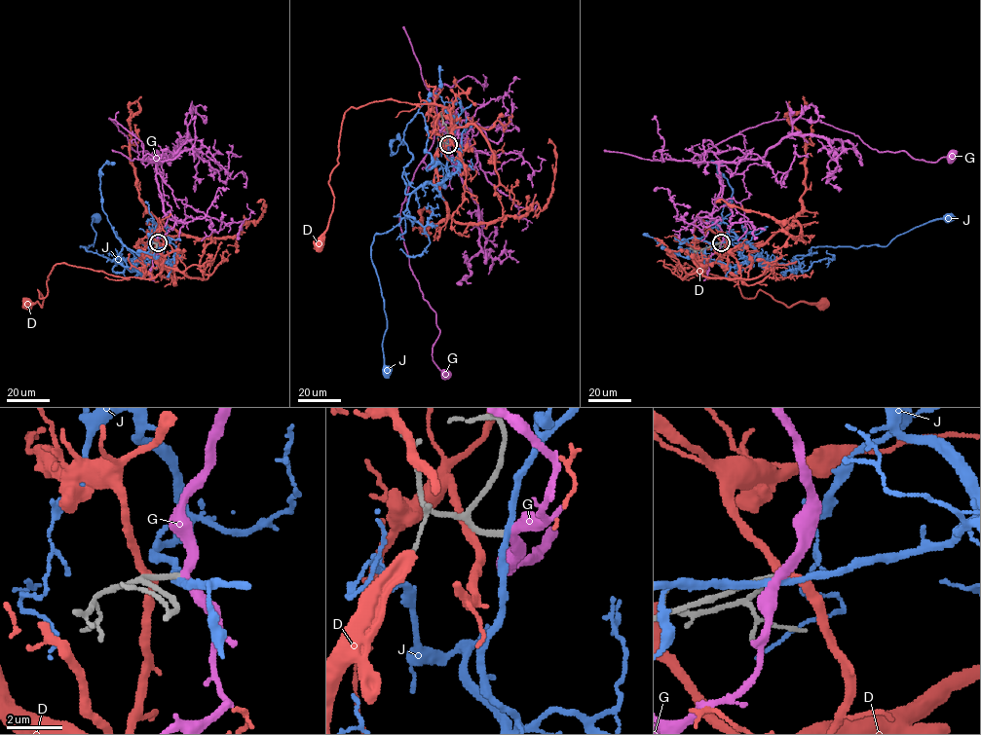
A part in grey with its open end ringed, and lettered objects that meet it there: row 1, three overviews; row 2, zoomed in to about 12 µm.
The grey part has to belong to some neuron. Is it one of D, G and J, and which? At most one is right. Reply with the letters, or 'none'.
G

